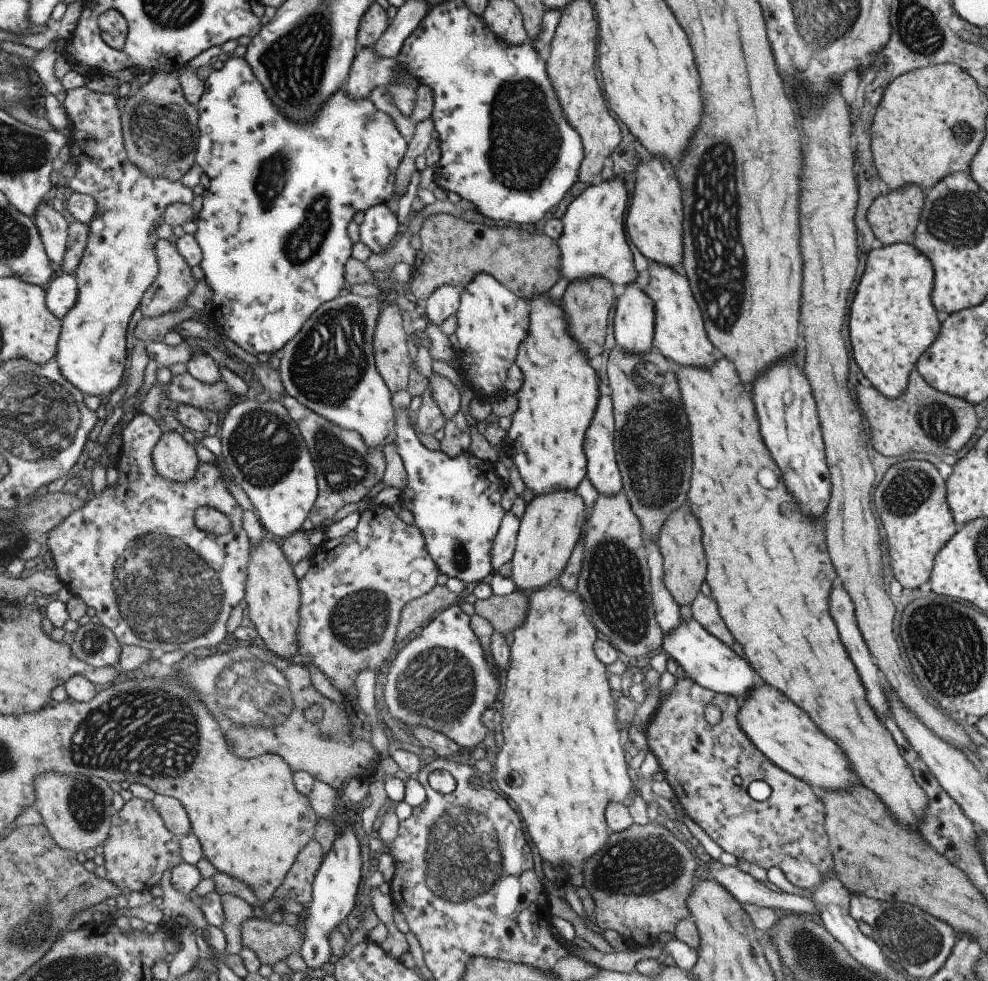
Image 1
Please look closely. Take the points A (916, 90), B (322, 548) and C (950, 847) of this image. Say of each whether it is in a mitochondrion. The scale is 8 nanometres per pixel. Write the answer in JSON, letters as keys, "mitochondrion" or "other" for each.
{"A":"other","B":"other","C":"other"}

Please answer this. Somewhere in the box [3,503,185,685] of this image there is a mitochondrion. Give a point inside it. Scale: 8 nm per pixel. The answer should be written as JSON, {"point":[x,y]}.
{"point":[94,643]}

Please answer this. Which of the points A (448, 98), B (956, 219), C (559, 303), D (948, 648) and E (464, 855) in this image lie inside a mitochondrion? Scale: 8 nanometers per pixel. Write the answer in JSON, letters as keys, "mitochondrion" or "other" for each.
{"A":"other","B":"mitochondrion","C":"other","D":"mitochondrion","E":"mitochondrion"}

